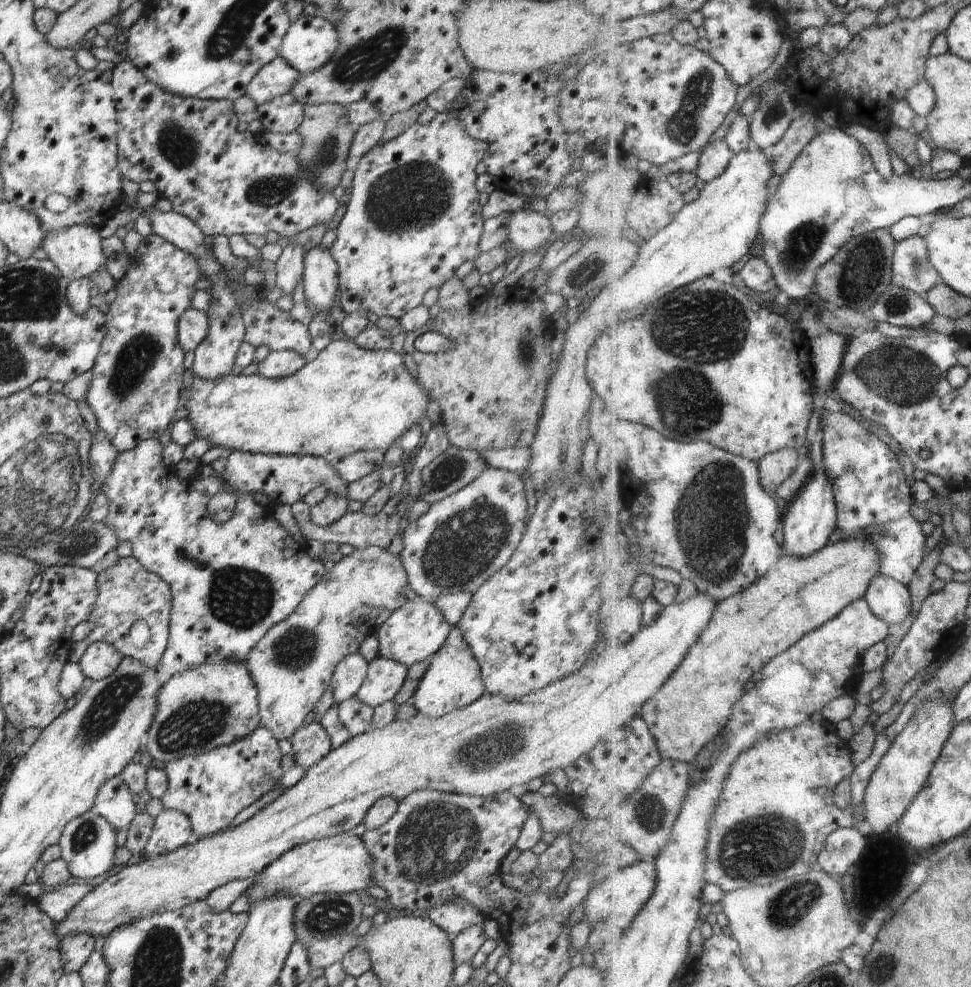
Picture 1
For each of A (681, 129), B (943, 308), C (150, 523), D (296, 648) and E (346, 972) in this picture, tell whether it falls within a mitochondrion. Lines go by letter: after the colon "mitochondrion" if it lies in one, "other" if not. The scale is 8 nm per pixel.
A: mitochondrion
B: other
C: other
D: mitochondrion
E: other

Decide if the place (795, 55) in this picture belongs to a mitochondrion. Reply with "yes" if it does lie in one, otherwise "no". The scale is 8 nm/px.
no

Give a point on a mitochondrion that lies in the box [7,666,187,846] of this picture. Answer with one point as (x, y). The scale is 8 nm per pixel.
(101, 716)

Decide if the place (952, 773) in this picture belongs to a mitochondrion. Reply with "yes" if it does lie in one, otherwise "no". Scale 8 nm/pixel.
no

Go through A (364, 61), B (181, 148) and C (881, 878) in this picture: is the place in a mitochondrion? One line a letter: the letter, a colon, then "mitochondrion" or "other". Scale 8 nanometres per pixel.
A: mitochondrion
B: mitochondrion
C: mitochondrion

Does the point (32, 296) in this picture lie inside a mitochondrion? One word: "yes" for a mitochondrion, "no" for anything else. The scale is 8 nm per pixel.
yes

